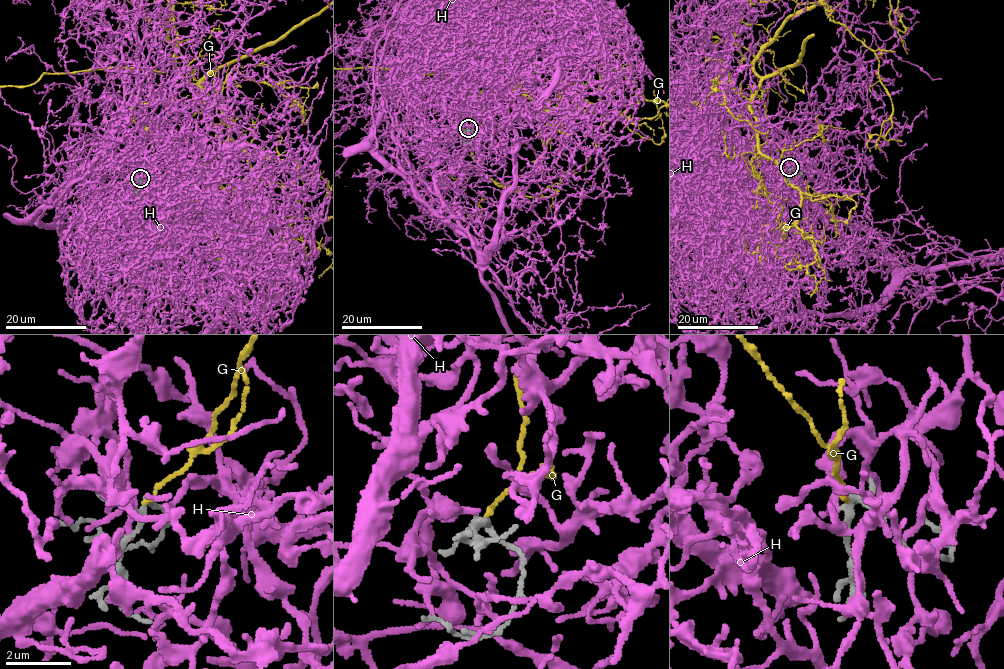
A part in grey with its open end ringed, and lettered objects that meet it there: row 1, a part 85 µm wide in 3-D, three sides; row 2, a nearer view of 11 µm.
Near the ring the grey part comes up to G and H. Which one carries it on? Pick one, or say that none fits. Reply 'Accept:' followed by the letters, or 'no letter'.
Accept: no letter

